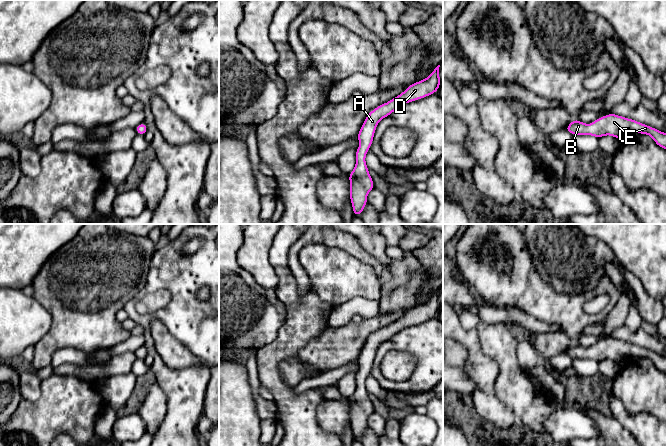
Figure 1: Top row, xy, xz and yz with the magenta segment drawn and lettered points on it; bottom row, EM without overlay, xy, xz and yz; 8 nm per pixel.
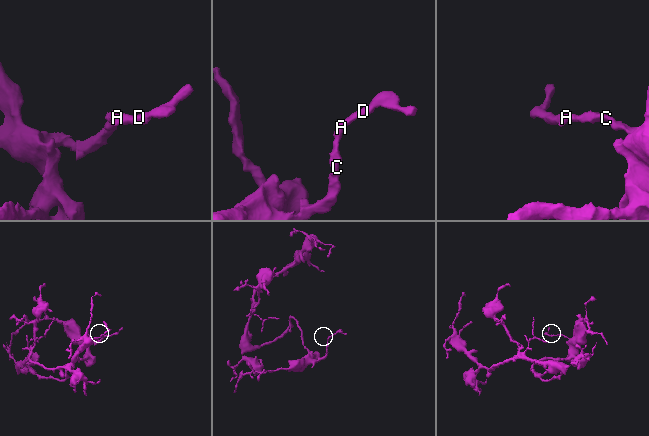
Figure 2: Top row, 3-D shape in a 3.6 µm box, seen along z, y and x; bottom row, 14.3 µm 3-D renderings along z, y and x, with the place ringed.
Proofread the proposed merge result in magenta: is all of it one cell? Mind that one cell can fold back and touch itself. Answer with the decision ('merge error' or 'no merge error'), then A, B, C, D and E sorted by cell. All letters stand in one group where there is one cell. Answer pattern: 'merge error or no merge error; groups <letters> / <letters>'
no merge error; groups A B C D E

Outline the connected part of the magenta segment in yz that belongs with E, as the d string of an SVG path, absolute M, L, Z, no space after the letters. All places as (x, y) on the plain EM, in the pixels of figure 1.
M613 337L599 341L589 349L575 343L565 354L572 359L590 358L598 363L605 359L620 363L634 357L647 358L653 362L659 371L667 374L667 357L662 357L653 351Z

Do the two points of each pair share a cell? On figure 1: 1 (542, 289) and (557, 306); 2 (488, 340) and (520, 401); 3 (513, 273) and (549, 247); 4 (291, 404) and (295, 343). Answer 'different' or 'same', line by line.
1: same
2: same
3: different
4: same

